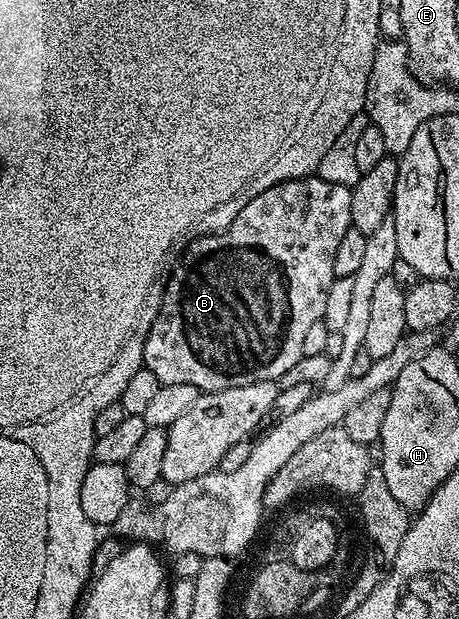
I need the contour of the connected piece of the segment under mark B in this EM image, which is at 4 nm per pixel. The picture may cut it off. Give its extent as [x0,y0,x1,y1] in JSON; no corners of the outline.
[141,174,352,393]

